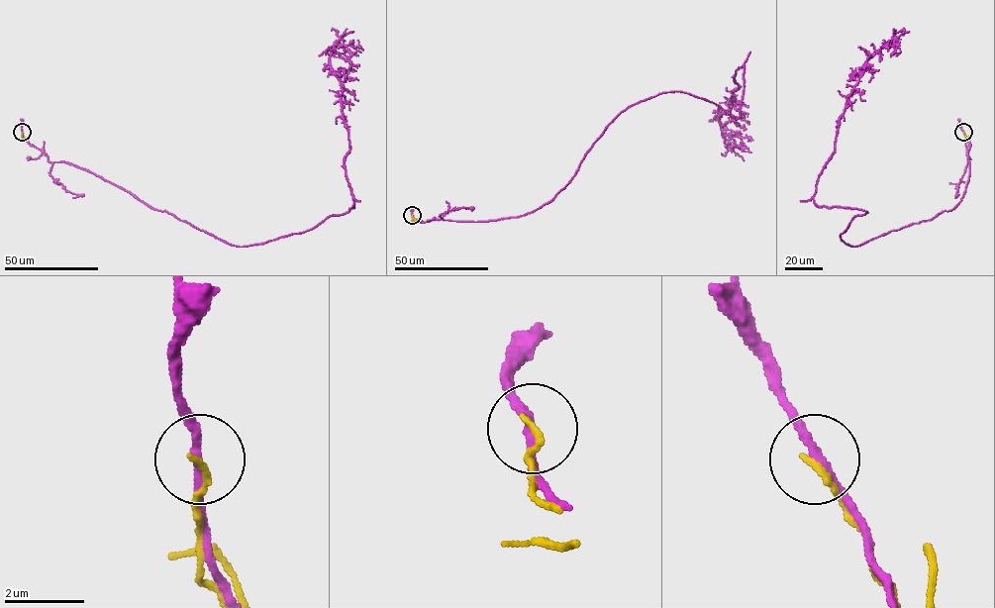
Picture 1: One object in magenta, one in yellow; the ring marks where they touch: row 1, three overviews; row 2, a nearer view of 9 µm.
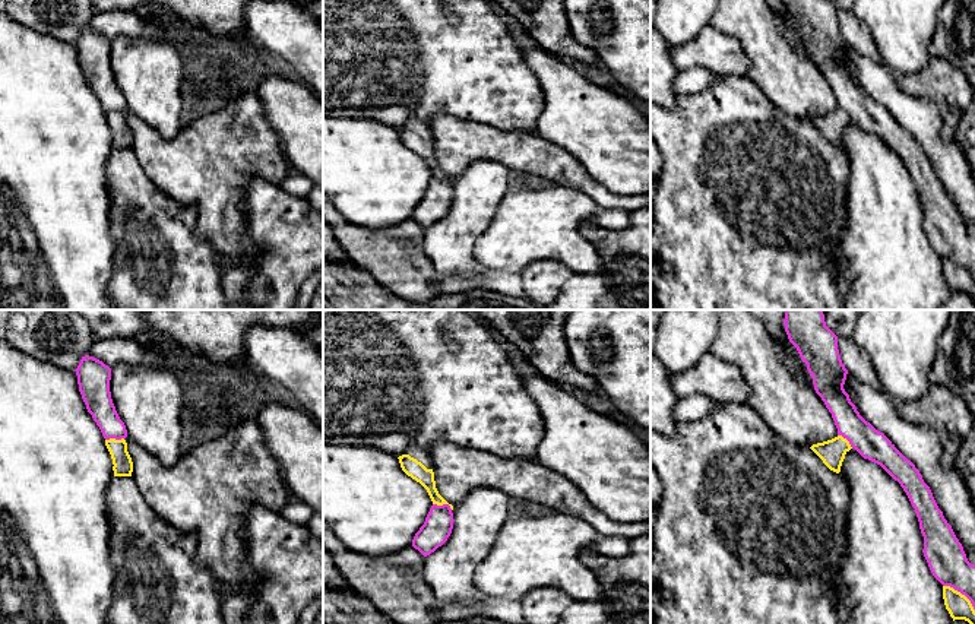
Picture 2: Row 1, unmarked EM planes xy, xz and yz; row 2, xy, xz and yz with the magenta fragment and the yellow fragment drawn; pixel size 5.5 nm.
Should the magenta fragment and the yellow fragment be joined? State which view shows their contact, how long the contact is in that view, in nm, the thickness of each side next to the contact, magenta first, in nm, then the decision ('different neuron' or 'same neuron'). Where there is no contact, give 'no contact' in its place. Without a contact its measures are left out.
xz | 120 nm | 160/100 nm | different neuron

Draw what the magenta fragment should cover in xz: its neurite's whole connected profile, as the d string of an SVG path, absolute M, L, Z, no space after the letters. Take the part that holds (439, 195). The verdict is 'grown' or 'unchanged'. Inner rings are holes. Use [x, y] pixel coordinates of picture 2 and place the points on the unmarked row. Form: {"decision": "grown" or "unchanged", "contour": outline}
{"decision": "unchanged", "contour": "M433 177L424 197L415 206L412 219L424 229L441 219L452 206L453 186L449 177Z"}

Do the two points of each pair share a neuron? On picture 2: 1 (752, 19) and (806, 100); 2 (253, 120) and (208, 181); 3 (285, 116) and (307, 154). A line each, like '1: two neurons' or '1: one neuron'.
1: one neuron
2: one neuron
3: one neuron

